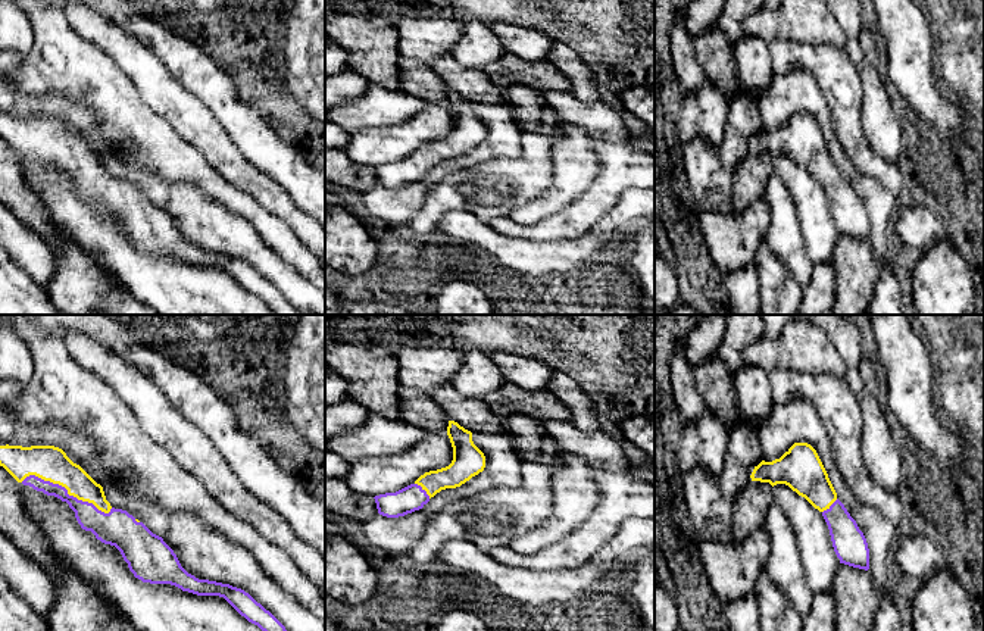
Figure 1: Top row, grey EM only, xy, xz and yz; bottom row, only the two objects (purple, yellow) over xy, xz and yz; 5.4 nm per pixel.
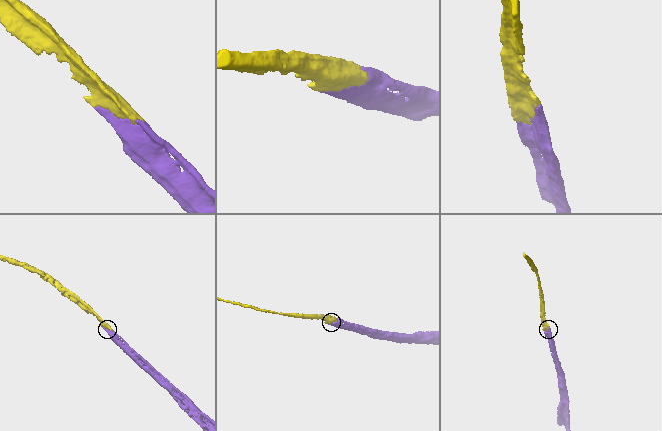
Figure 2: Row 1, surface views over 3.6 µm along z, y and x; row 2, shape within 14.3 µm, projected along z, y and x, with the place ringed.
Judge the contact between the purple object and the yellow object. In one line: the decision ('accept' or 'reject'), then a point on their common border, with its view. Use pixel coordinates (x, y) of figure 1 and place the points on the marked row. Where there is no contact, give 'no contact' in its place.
accept; contact xy (66, 492)

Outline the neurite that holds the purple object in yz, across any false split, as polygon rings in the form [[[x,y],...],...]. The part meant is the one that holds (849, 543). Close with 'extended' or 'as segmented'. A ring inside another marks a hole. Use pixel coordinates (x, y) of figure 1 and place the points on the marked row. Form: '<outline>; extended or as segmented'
[[[794,443],[780,459],[762,460],[755,466],[752,481],[785,484],[818,509],[830,530],[840,563],[869,569],[869,549],[863,532],[850,516],[816,453],[807,443]]]; extended

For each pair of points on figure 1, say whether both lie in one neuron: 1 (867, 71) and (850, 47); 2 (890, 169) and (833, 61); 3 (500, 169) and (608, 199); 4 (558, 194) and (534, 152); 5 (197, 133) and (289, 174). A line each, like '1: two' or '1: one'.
1: two
2: one
3: two
4: two
5: two

